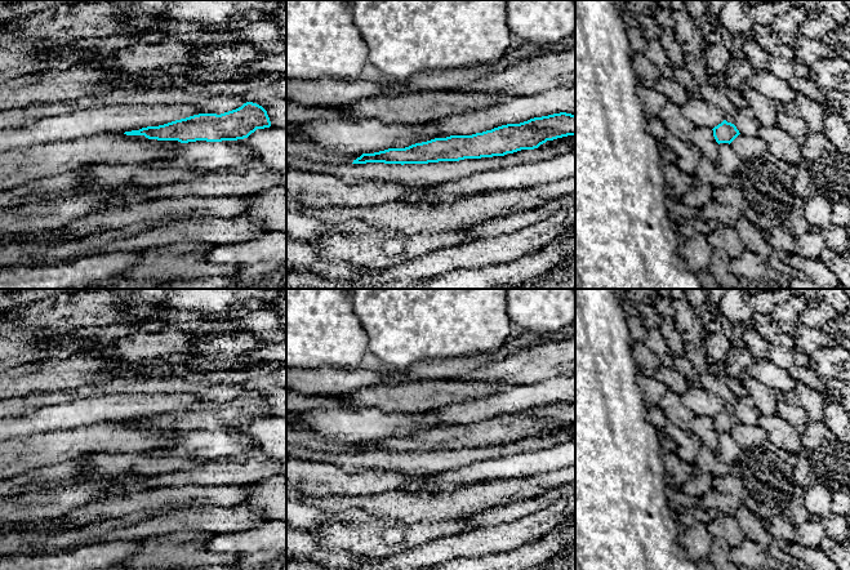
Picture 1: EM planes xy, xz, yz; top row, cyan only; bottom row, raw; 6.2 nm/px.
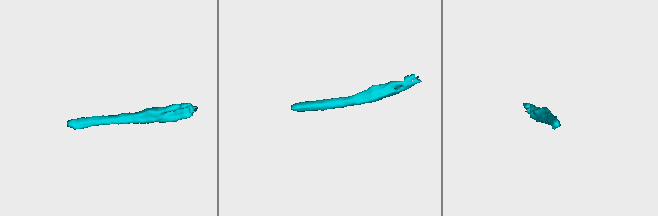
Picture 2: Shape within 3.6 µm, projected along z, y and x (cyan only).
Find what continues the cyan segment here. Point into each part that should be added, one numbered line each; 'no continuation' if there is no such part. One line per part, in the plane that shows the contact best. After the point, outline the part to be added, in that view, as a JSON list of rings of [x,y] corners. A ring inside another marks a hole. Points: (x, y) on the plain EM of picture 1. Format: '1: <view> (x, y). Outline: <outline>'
no continuation

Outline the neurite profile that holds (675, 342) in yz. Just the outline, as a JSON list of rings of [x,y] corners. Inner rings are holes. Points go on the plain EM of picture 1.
[[[662,317],[658,329],[660,330],[672,355],[682,356],[685,352],[685,342],[675,328],[675,319]]]

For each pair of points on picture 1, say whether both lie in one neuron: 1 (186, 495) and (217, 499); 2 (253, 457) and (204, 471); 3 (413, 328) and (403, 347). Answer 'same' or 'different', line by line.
1: same
2: same
3: same

